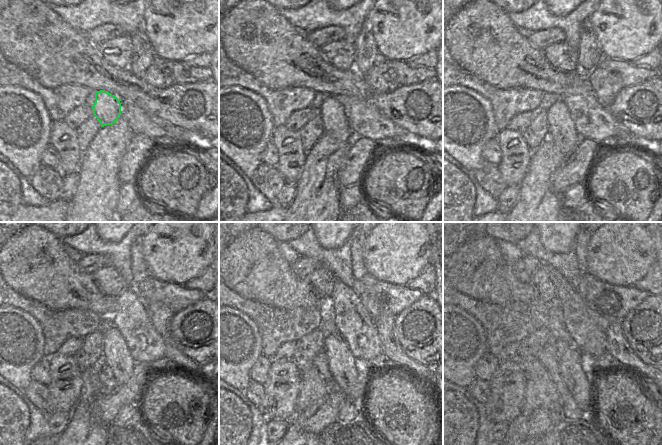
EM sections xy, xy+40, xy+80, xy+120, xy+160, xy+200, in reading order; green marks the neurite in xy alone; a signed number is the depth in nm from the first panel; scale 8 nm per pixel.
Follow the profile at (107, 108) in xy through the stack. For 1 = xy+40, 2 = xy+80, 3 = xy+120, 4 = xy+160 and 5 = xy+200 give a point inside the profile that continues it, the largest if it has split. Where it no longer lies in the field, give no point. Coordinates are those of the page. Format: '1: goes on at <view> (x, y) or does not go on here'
1: goes on at xy+40 (332, 113)
2: goes on at xy+80 (562, 131)
3: goes on at xy+120 (119, 364)
4: goes on at xy+160 (344, 367)
5: goes on at xy+200 (573, 365)

